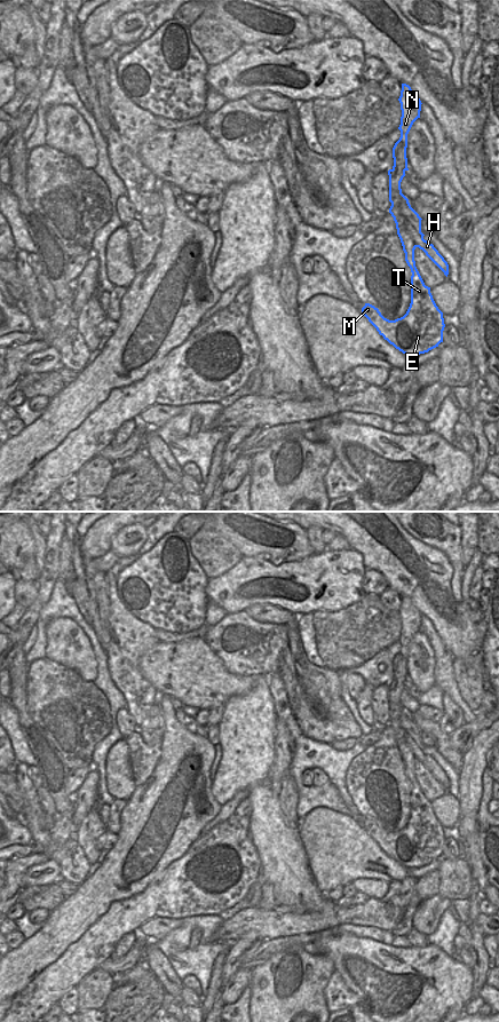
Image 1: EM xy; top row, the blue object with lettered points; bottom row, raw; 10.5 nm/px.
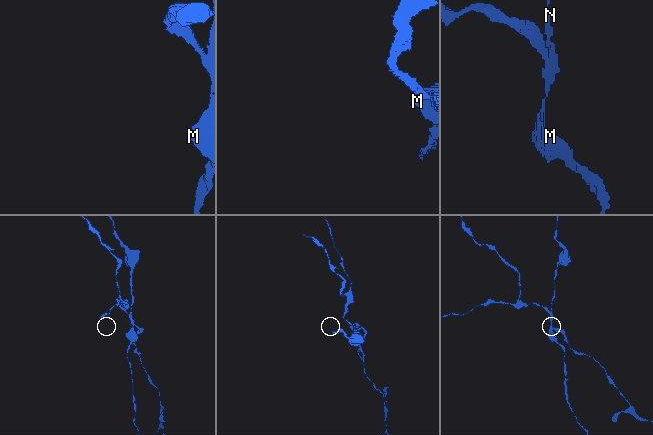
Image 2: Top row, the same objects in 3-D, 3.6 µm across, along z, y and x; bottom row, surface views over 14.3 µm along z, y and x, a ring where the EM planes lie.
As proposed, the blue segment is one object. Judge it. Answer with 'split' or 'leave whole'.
split

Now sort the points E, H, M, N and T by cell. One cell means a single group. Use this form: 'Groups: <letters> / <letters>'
Groups: E M N T / H

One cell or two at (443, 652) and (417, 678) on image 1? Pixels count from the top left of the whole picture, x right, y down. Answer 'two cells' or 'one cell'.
two cells

